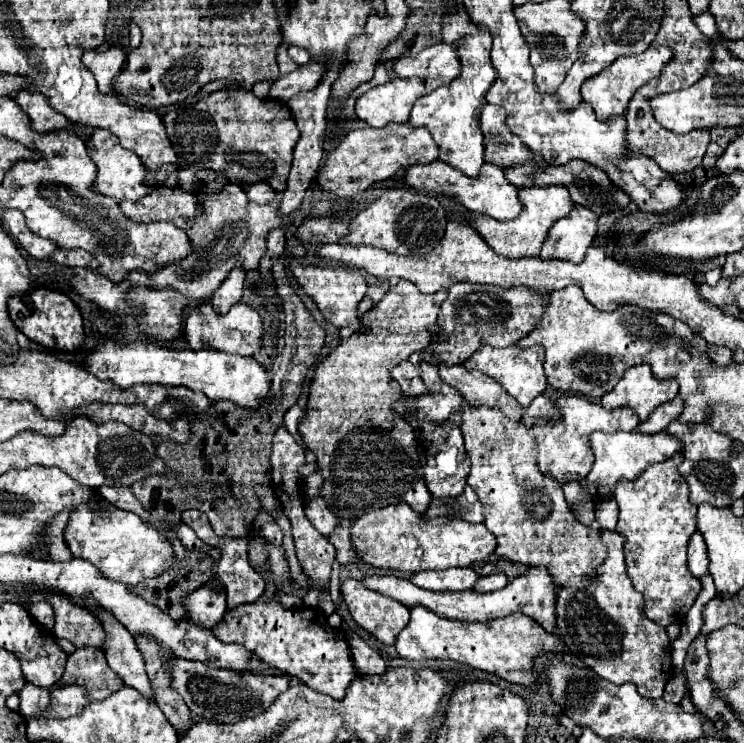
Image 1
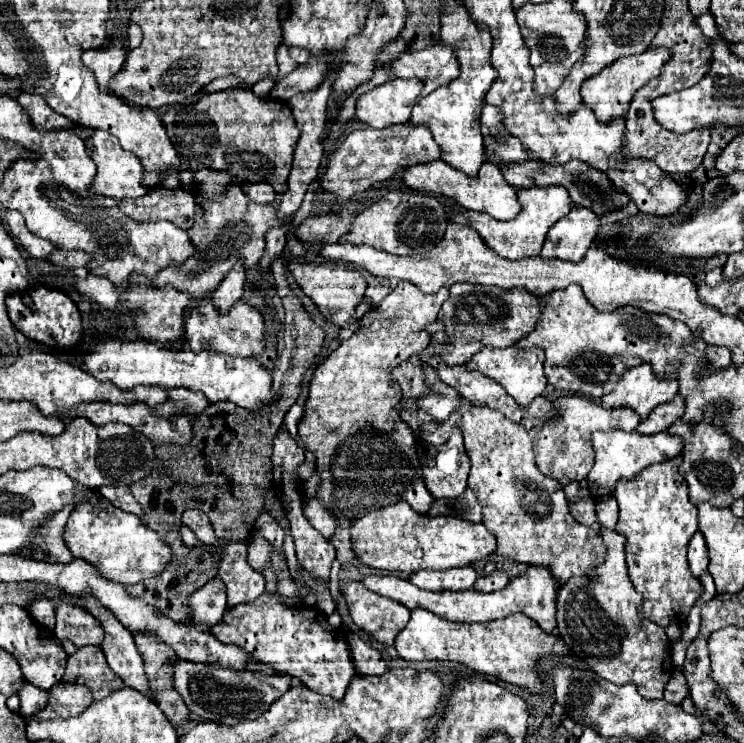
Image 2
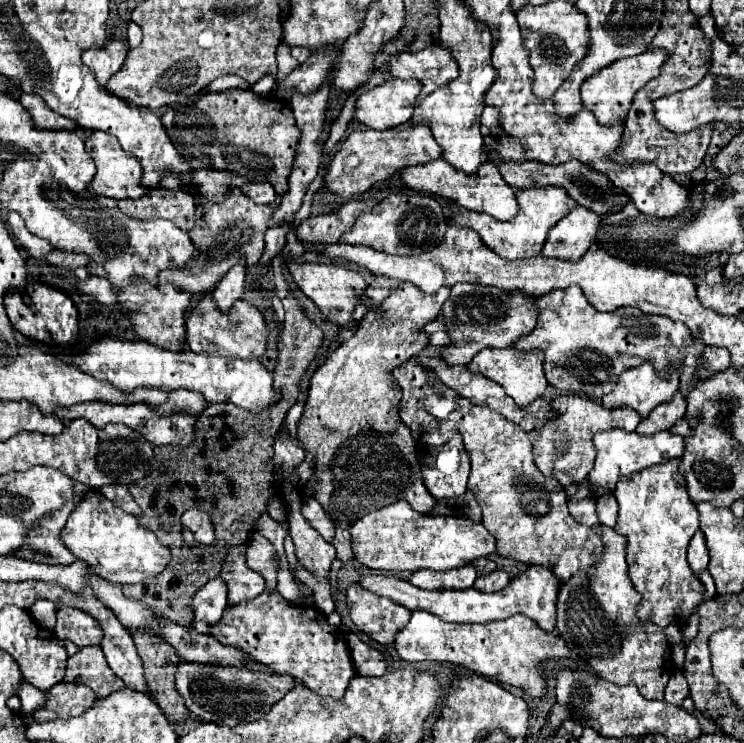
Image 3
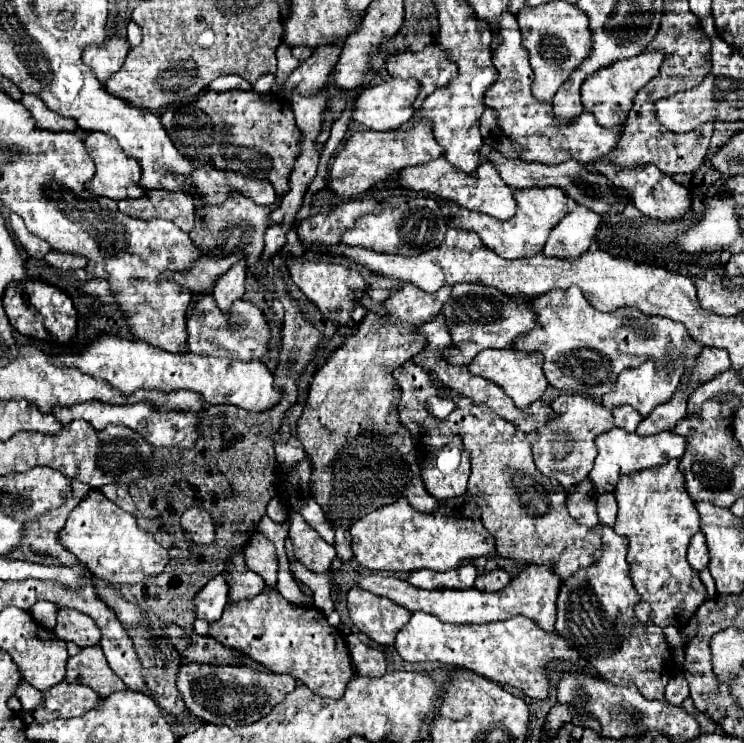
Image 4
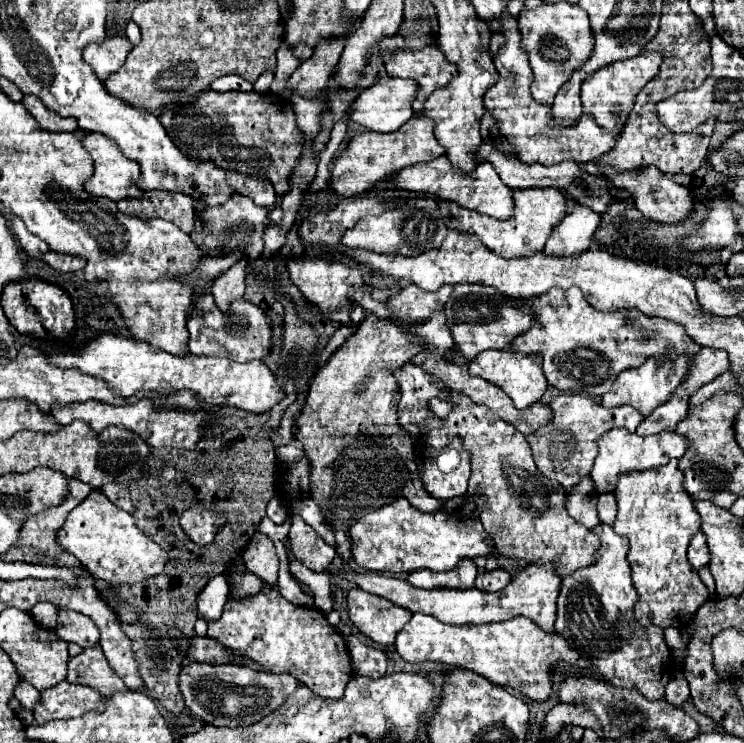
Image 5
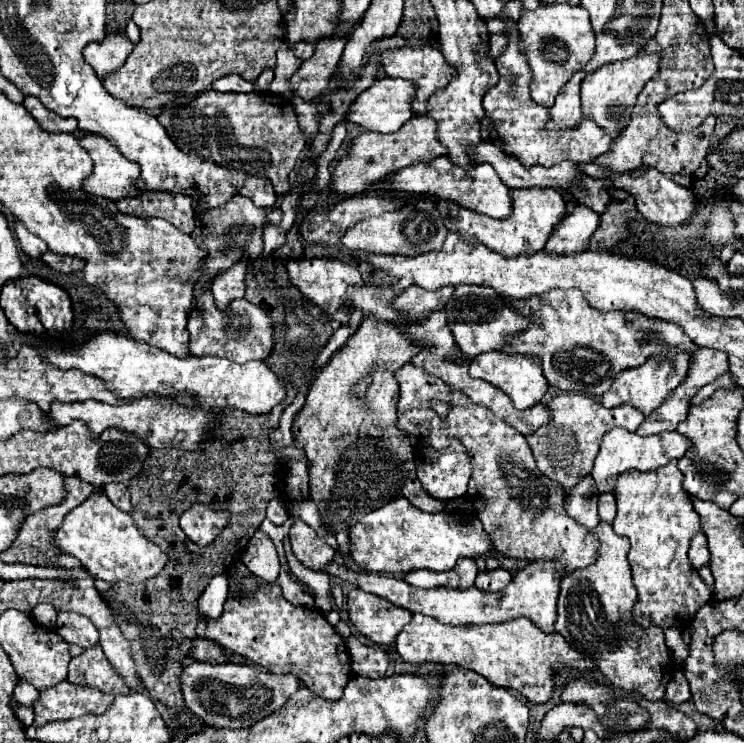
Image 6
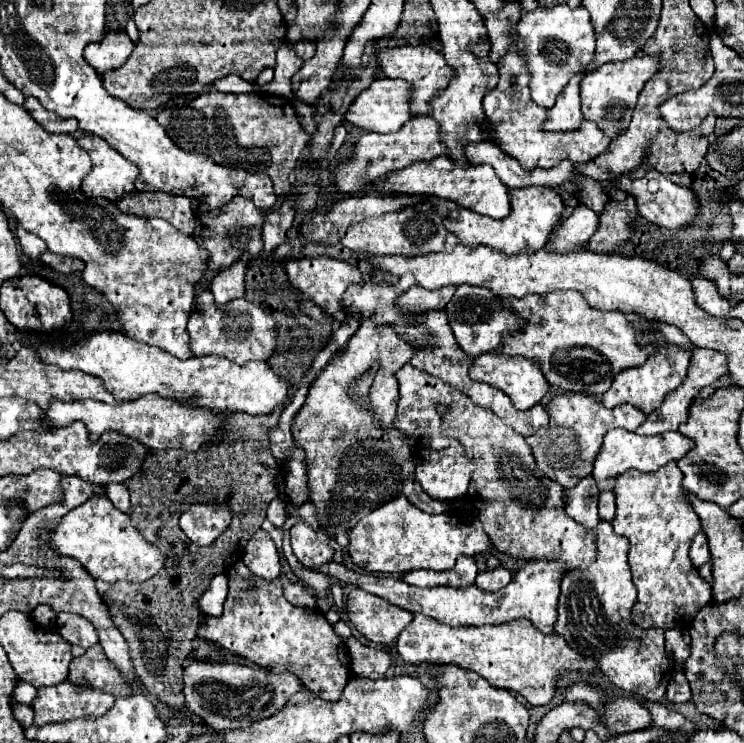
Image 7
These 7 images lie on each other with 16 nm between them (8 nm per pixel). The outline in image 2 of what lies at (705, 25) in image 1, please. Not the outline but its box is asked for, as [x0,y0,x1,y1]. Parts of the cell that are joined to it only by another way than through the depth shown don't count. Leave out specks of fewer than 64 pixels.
[696,14,718,38]

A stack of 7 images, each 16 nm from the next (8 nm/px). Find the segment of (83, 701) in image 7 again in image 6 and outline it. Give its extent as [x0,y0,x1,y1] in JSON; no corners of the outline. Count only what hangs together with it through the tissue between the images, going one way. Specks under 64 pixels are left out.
[34,680,112,726]

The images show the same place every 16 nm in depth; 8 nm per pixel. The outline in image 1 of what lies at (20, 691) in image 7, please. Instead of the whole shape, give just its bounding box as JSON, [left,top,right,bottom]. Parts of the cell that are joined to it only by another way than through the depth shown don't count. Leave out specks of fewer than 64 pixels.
[18,682,50,718]

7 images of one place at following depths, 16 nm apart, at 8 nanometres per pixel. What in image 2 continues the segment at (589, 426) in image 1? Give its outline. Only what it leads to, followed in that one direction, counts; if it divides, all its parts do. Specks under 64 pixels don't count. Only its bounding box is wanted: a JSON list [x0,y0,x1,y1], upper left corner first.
[530,394,640,484]

